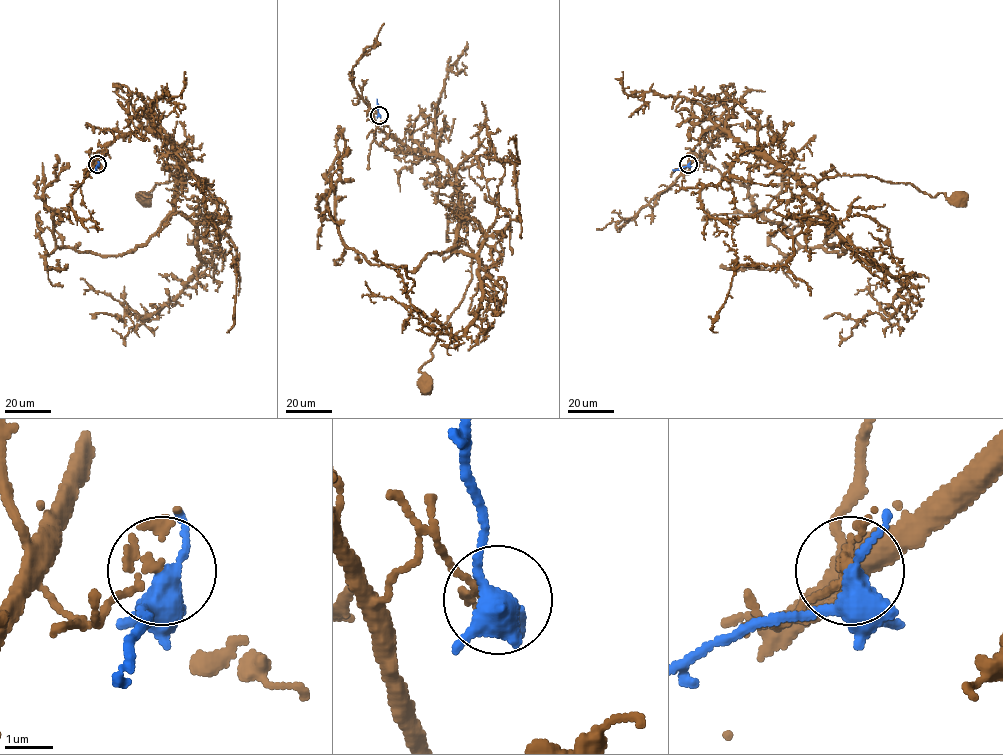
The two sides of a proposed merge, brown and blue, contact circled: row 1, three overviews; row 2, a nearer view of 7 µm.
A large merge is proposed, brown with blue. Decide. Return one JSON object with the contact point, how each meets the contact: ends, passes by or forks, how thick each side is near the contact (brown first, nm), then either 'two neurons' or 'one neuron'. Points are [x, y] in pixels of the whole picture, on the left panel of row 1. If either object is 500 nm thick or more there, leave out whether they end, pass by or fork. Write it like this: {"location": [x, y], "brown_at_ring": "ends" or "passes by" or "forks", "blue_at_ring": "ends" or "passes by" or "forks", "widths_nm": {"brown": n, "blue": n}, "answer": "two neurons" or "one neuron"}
{"location": [97, 164], "brown_at_ring": "passes by", "blue_at_ring": "forks", "widths_nm": {"brown": 120, "blue": 320}, "answer": "two neurons"}

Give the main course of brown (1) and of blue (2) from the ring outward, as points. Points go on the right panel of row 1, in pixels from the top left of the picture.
1: (688, 164), (726, 127), (806, 187), (824, 177), (861, 174), (913, 184), (933, 197), (940, 193), (959, 199)
2: (688, 164), (672, 170)

